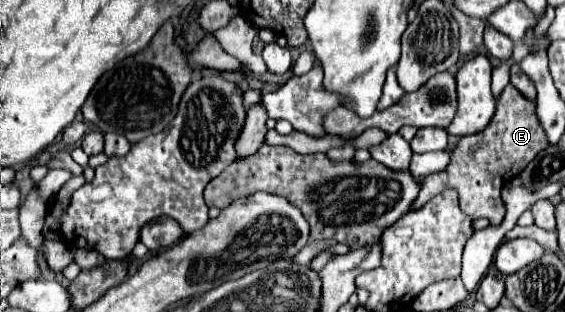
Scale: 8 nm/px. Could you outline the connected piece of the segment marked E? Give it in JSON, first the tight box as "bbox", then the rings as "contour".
{"bbox":[413,85,549,226],"contour":[[[507,85],[497,99],[497,109],[489,125],[475,135],[461,137],[457,147],[451,151],[451,163],[439,171],[425,177],[419,197],[413,207],[421,209],[429,199],[445,189],[459,191],[461,209],[471,217],[487,217],[490,225],[497,226],[505,217],[505,205],[501,201],[501,187],[519,175],[539,151],[547,149],[549,141],[545,137],[543,125],[535,113],[535,101],[529,101],[513,85]]]}

